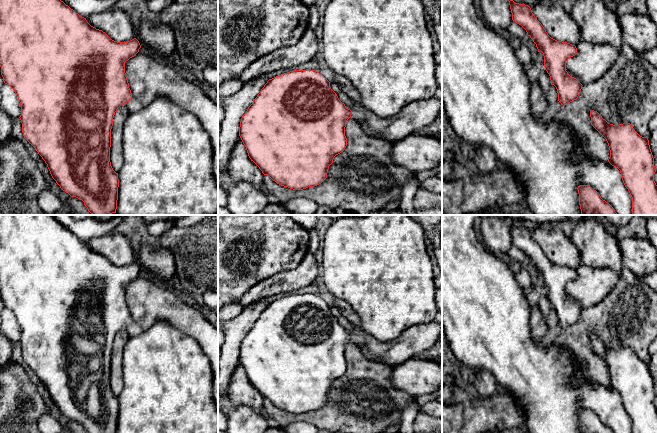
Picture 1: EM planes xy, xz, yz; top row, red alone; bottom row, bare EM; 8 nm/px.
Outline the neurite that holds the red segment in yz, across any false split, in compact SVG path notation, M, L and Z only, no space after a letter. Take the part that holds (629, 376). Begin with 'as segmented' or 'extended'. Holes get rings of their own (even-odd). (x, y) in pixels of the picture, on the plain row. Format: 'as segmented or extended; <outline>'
as segmented; M591 334L590 341L591 349L608 367L608 386L620 394L623 407L632 421L632 433L657 433L657 409L654 405L656 393L648 361L640 360L630 347L608 347L597 335Z

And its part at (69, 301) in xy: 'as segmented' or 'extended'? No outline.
extended

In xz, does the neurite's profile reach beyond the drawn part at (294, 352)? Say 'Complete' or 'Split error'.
Split error

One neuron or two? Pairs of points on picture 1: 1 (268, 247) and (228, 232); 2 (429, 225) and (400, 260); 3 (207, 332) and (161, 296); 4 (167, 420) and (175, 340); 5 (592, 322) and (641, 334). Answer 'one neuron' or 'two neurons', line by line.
1: one neuron
2: two neurons
3: one neuron
4: one neuron
5: one neuron

